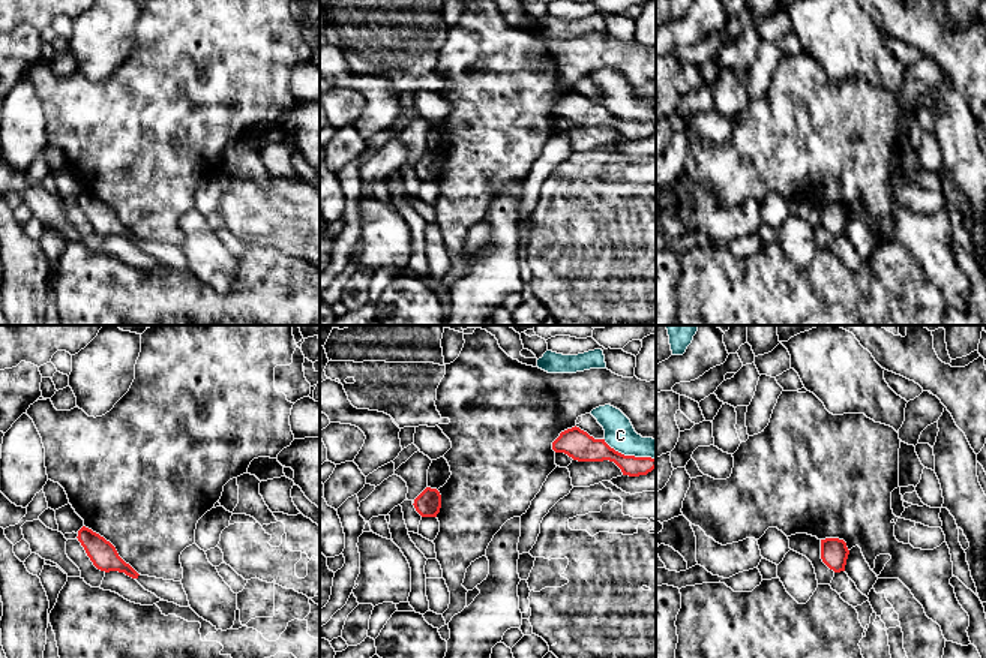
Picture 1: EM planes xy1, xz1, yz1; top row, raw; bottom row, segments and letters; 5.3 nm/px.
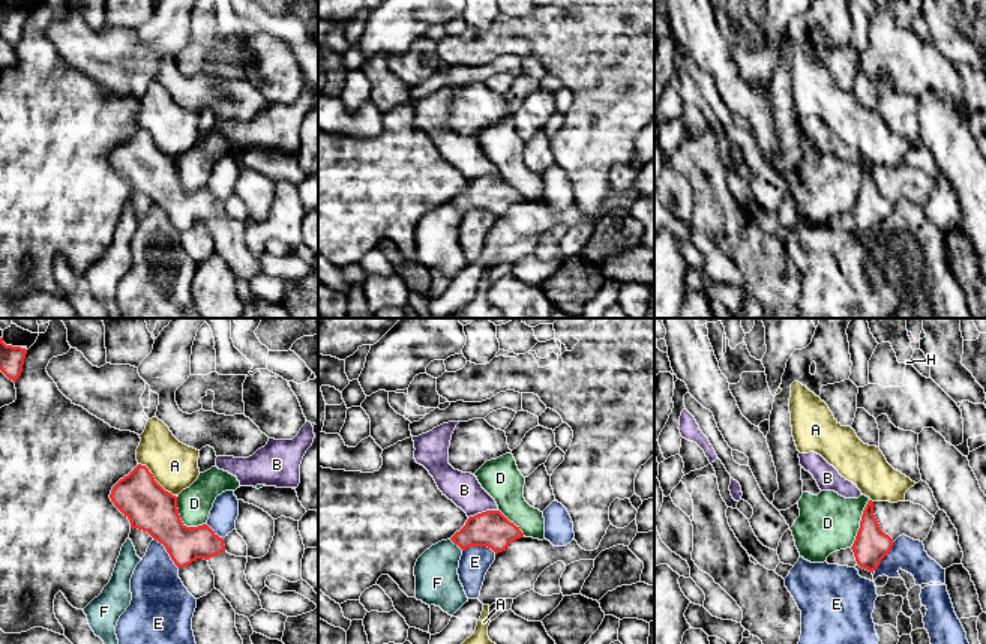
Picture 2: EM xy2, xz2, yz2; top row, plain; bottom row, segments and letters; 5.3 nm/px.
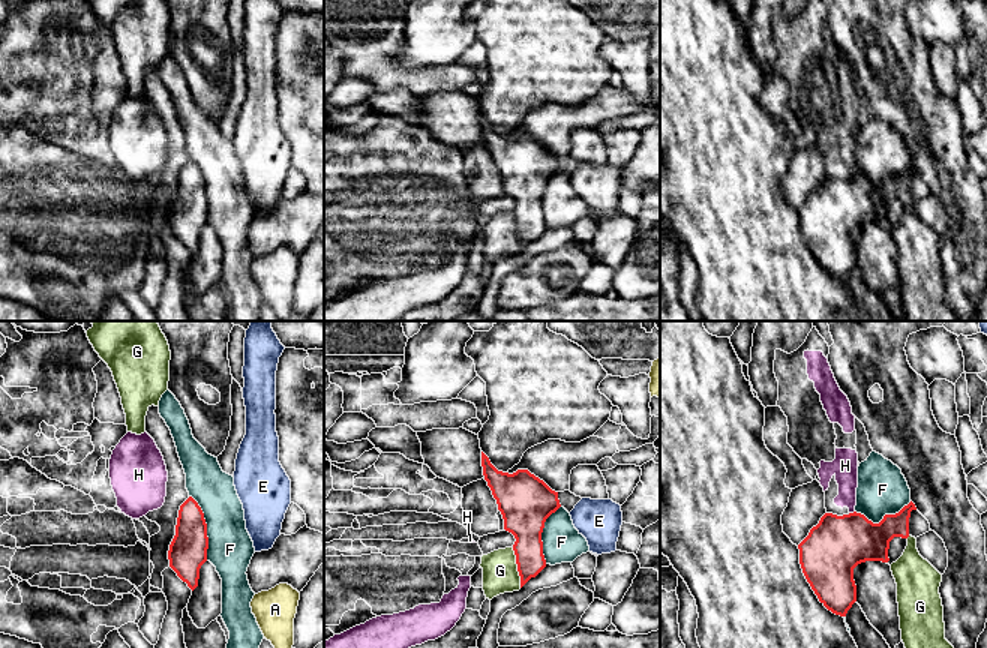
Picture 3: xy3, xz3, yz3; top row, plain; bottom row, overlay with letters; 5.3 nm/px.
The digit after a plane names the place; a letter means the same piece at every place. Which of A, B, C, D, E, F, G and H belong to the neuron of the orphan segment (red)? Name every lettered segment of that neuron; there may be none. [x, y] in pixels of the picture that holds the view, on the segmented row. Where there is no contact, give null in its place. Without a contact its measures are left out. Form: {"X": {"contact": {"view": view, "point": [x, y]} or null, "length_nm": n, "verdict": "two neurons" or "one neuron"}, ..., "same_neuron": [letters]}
{"A": {"contact": {"view": "xy2", "point": [153, 479]}, "length_nm": 260, "verdict": "two neurons"}, "B": {"contact": {"view": "xz2", "point": [482, 512]}, "length_nm": 170, "verdict": "two neurons"}, "C": {"contact": {"view": "xz1", "point": [629, 456]}, "length_nm": 300, "verdict": "two neurons"}, "D": {"contact": {"view": "xy2", "point": [180, 521]}, "length_nm": 220, "verdict": "two neurons"}, "E": {"contact": {"view": "xz2", "point": [479, 545]}, "length_nm": 180, "verdict": "two neurons"}, "F": {"contact": {"view": "xy3", "point": [206, 528]}, "length_nm": 360, "verdict": "two neurons"}, "G": {"contact": {"view": "xz3", "point": [518, 567]}, "length_nm": 220, "verdict": "two neurons"}, "H": {"contact": {"view": "yz3", "point": [851, 513]}, "length_nm": 40, "verdict": "two neurons"}, "same_neuron": []}

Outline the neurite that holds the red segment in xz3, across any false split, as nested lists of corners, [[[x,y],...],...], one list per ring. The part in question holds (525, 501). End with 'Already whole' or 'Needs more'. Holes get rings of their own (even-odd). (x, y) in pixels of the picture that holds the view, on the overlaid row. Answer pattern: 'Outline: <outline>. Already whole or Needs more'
Outline: [[[483,452],[482,466],[502,514],[504,530],[516,538],[513,550],[522,588],[546,567],[542,532],[546,519],[561,507],[558,492],[528,470],[513,474],[498,471]]]. Already whole

